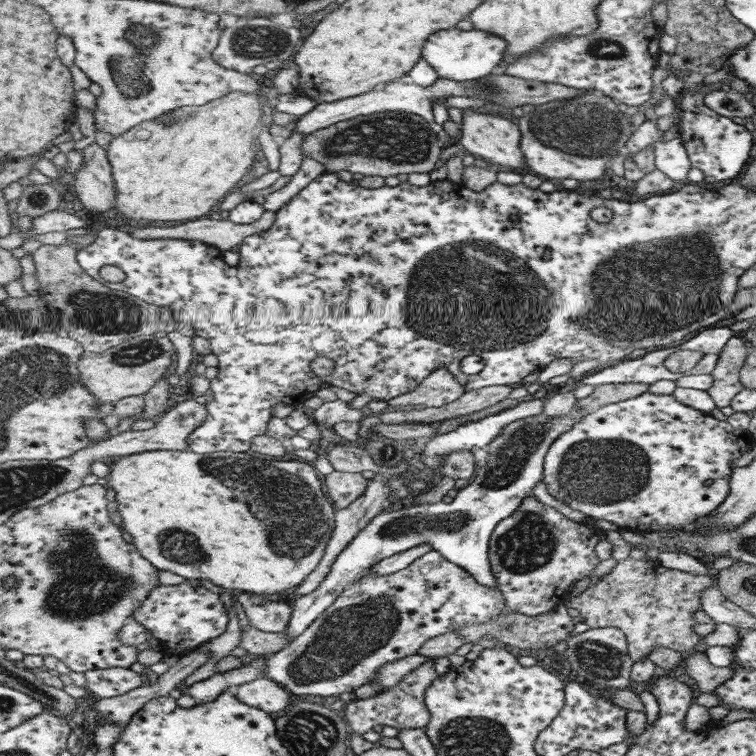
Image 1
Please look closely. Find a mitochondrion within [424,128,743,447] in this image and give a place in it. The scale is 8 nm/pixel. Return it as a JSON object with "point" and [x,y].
{"point":[641,290]}

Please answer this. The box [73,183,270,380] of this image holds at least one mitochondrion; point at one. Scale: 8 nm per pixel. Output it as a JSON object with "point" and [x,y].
{"point":[137,354]}

